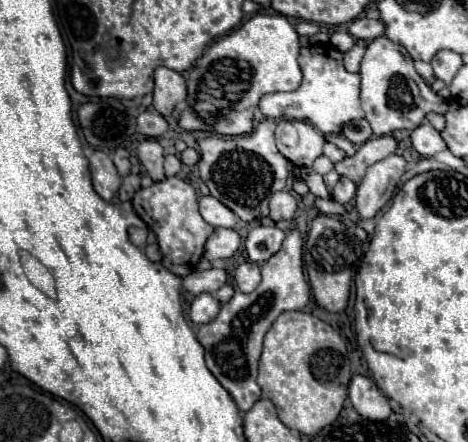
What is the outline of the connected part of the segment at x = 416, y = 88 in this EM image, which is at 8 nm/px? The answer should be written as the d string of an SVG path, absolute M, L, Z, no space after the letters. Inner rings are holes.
M378 36L368 42L368 50L360 66L360 76L362 110L366 112L366 120L370 122L372 132L376 136L392 134L394 130L414 130L432 112L446 114L448 98L442 98L432 92L432 88L414 70L414 60L406 52L406 48L402 48L402 44L394 44L386 36Z

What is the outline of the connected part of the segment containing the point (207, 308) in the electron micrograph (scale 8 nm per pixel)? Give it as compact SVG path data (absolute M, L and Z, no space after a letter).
M200 294L194 298L194 302L190 306L190 320L194 324L206 324L206 322L214 320L214 316L218 316L218 312L220 312L220 302L212 294Z

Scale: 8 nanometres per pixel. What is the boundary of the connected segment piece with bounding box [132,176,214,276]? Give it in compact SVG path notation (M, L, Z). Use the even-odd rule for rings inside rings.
M172 176L162 182L154 182L148 188L140 188L132 198L132 206L148 228L154 230L162 252L162 264L176 276L188 276L200 262L204 244L214 232L214 228L210 228L210 224L206 224L198 212L198 196L194 186L188 180Z

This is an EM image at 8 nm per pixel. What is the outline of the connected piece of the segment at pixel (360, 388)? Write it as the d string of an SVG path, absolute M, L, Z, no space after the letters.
M354 376L350 380L348 396L360 416L370 420L386 420L392 414L388 398L380 392L376 382L368 376Z

